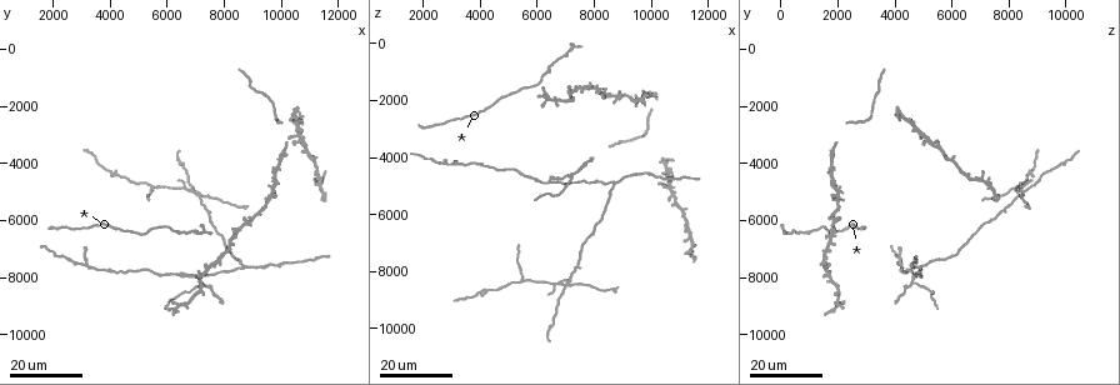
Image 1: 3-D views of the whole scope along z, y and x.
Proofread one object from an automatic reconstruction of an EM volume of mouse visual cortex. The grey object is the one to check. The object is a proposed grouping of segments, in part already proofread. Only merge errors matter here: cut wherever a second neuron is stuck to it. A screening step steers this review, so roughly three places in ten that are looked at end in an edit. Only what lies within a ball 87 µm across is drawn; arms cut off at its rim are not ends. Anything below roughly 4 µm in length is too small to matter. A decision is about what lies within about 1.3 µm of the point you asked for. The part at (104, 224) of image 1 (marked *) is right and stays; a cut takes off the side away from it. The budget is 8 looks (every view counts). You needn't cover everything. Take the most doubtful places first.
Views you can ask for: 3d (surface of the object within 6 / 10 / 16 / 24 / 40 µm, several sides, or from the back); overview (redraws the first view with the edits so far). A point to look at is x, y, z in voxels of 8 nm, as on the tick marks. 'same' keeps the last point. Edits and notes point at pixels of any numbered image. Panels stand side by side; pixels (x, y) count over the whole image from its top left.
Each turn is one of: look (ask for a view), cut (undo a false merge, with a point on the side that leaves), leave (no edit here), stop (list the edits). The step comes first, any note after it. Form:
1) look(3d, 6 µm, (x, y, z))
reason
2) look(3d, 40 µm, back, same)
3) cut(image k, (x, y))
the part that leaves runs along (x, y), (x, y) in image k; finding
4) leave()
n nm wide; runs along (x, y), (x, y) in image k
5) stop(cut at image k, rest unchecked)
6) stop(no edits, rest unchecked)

look(3d, 16 µm, (7000, 5000, 8500))
three-way junction

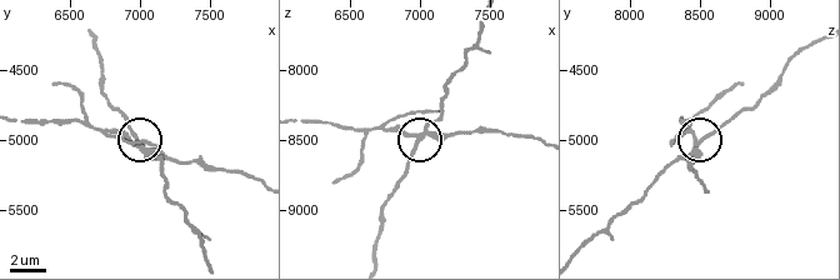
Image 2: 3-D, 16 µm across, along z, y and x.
look(3d, 10 µm, (6960, 5020, 8500))

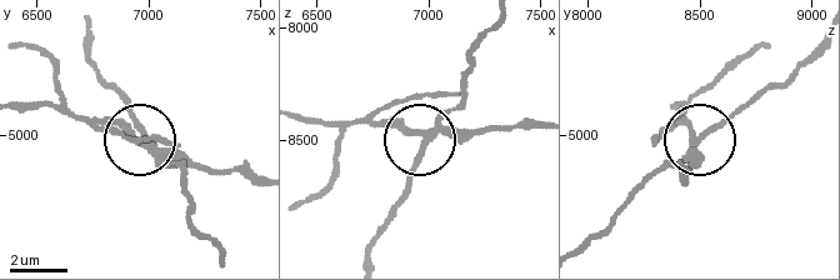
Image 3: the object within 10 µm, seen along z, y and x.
cut(image 3, (173, 141))
3 arms; two neurons meet here

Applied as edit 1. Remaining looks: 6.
look(3d, 24 µm, (8700, 7600, 4900))
three-way junction

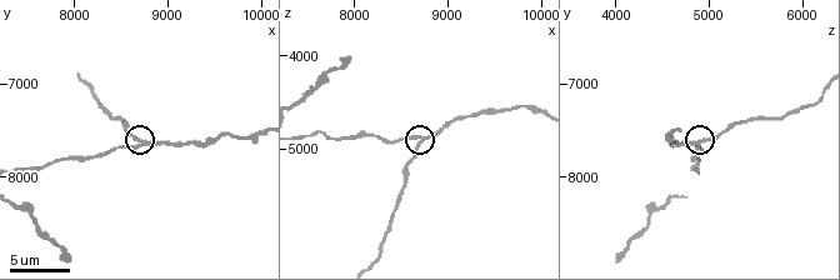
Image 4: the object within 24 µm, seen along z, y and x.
look(3d, 10 µm, (8700, 7600, 4950))

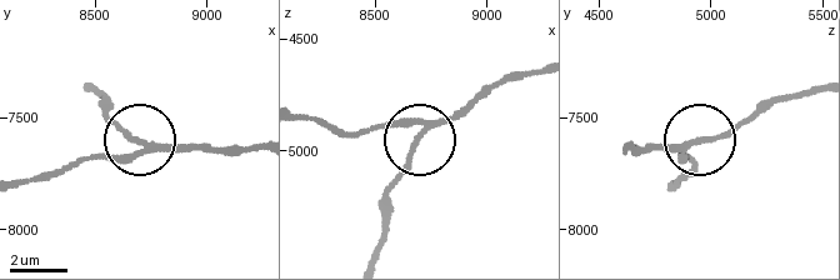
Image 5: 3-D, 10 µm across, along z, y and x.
leave()
180 nm wide; all the same neuron

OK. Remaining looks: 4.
look(3d, 16 µm, (3100, 7600, 4100))
three-way junction

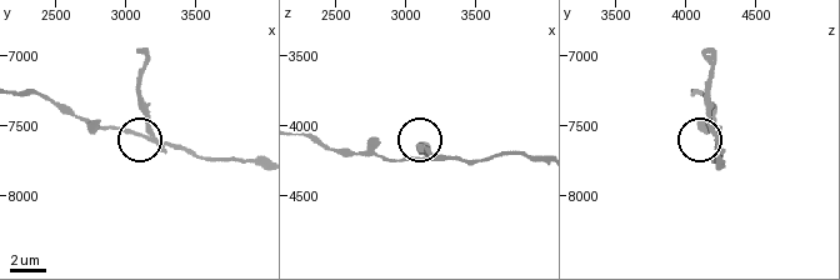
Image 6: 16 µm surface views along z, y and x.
look(3d, 10 µm, (3160, 7540, 4200))

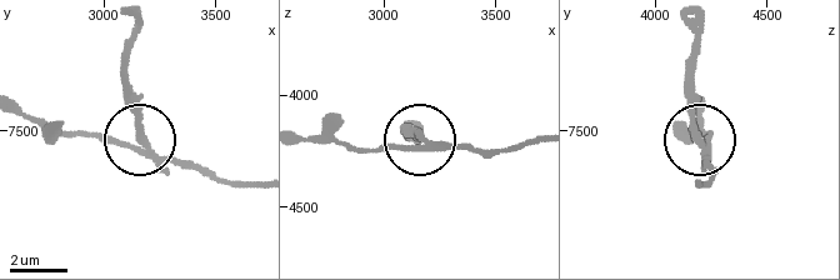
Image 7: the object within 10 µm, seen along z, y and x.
cut(image 7, (135, 121))
side arm 5 µm; 3 arms; two neurons meet here

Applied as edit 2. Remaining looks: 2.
look(3d, 10 µm, (9800, 7550, 4550))
three-way junction

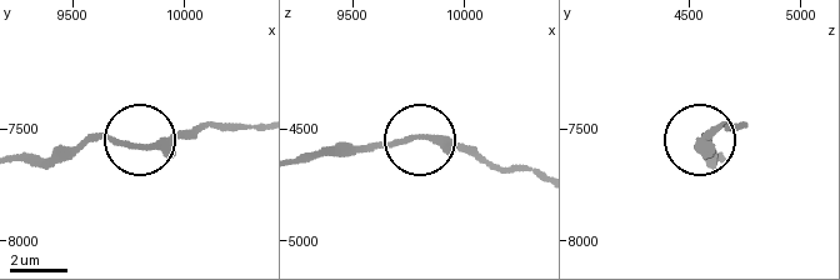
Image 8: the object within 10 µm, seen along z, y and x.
look(3d, 10 µm, back, (9820, 7570, 4540))

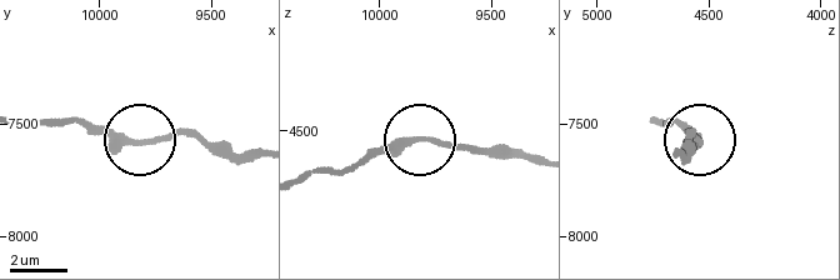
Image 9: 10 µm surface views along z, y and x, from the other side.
leave()
220 nm wide; runs along (534, 163), (434, 136), (405, 136), (350, 165) in image 9; one neuron here

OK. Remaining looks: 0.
stop(cut at image 3, cut at image 7, rest unchecked)

